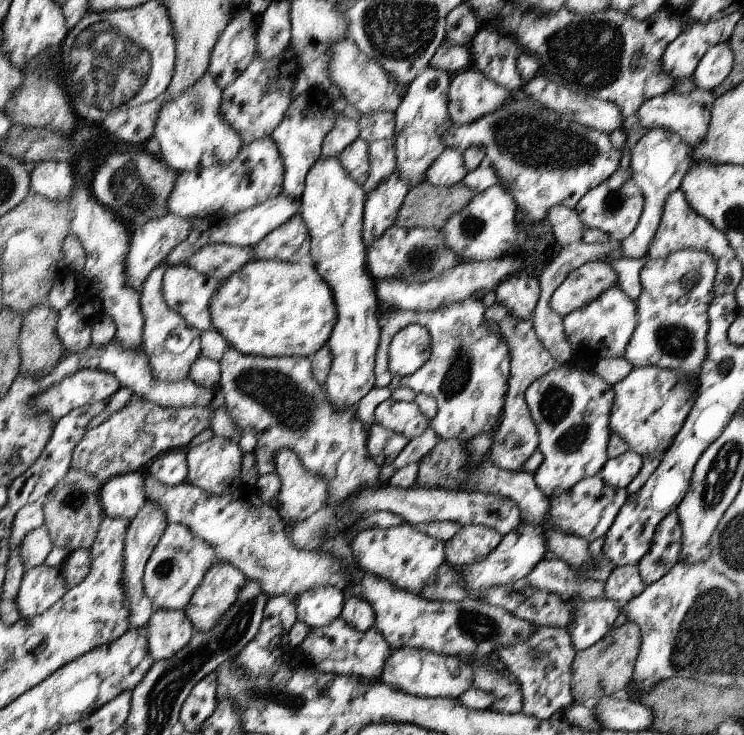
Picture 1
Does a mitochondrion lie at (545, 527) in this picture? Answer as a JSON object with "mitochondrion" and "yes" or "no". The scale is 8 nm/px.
{"mitochondrion":"no"}

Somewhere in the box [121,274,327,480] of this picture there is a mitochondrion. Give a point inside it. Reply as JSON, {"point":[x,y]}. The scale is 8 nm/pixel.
{"point":[275,391]}

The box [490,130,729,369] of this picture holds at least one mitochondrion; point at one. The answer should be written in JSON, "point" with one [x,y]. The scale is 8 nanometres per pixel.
{"point":[614,201]}

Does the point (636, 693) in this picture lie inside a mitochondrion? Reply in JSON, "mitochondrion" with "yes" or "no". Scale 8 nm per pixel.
{"mitochondrion":"no"}

